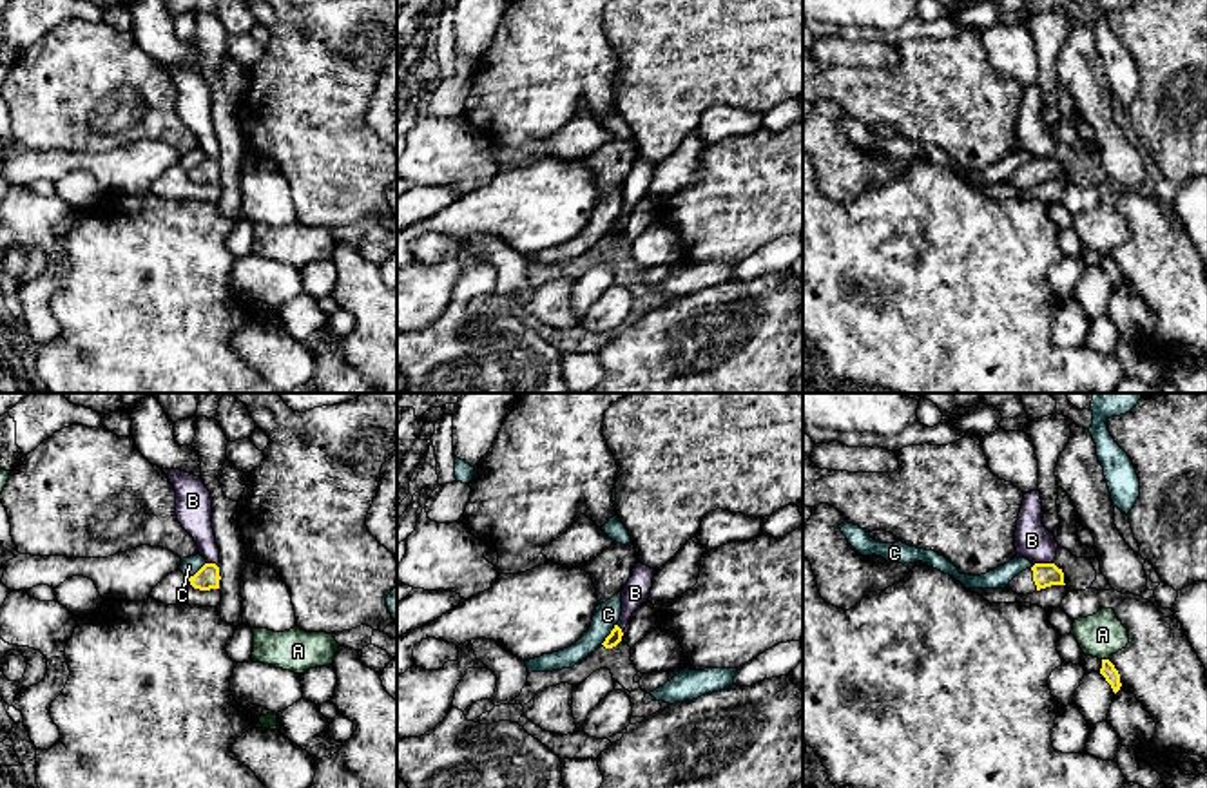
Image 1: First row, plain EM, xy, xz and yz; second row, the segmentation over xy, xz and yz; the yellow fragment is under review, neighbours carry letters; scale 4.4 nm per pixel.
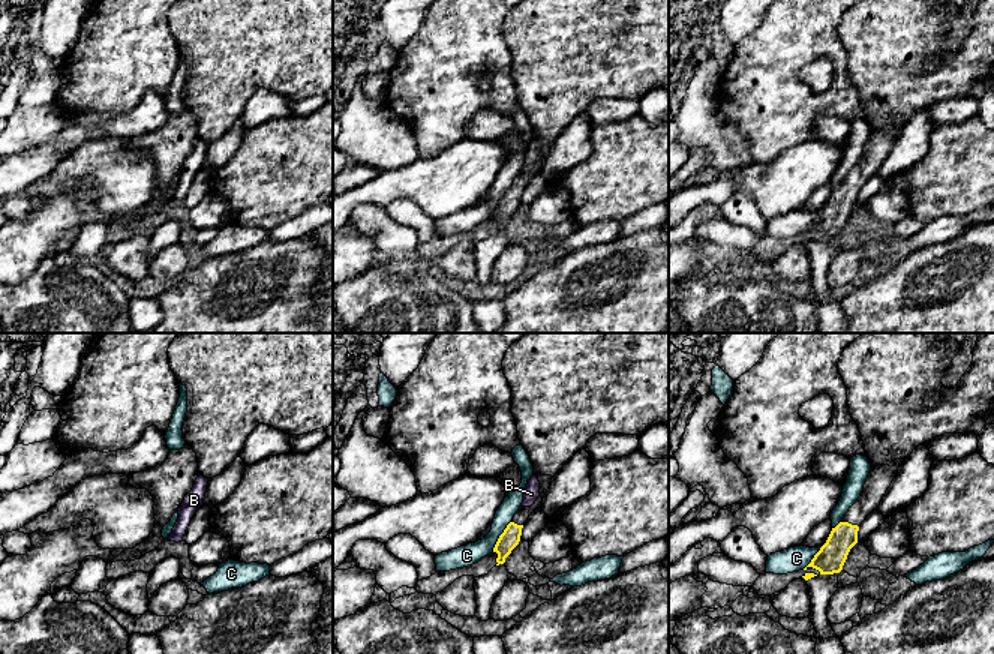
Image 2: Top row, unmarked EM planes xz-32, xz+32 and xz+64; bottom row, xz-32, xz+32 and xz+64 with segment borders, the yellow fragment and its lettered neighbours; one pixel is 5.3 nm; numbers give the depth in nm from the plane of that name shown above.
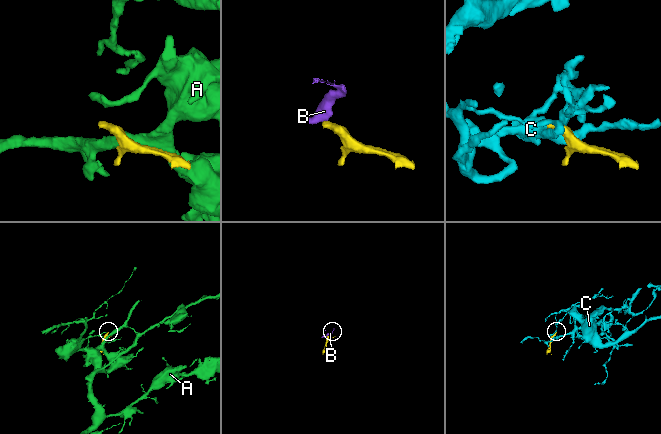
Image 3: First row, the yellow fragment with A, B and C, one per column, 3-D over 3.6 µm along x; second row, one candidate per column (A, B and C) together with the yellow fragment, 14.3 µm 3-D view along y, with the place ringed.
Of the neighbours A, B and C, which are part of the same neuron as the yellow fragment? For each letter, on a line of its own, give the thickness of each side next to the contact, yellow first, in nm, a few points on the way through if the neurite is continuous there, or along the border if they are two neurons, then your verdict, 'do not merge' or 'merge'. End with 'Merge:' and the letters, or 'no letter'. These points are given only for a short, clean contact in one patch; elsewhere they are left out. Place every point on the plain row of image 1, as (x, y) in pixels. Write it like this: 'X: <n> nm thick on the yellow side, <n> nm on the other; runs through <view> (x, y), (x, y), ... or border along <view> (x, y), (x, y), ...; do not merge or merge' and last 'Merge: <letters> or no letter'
A: 70 nm thick on the yellow side, 200 nm on the other; do not merge
B: 110 nm thick on the yellow side, 160 nm on the other; border along yz (1052, 156), (1037, 156), (1033, 160); do not merge
C: 60 nm thick on the yellow side, 110 nm on the other; border along xz (615, 218), (600, 238); do not merge
Merge: no letter

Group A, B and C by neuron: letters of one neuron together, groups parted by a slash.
A / B / C

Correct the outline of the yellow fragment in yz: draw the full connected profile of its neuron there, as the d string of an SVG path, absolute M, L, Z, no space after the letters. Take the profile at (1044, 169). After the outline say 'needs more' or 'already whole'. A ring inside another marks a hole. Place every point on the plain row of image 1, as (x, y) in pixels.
M1035 158L1015 170L1004 183L1026 190L1051 179L1066 179L1062 163L1055 158Z; needs more

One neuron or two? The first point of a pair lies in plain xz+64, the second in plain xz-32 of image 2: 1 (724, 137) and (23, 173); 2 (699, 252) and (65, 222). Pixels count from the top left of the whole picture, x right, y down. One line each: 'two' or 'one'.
1: two
2: one

